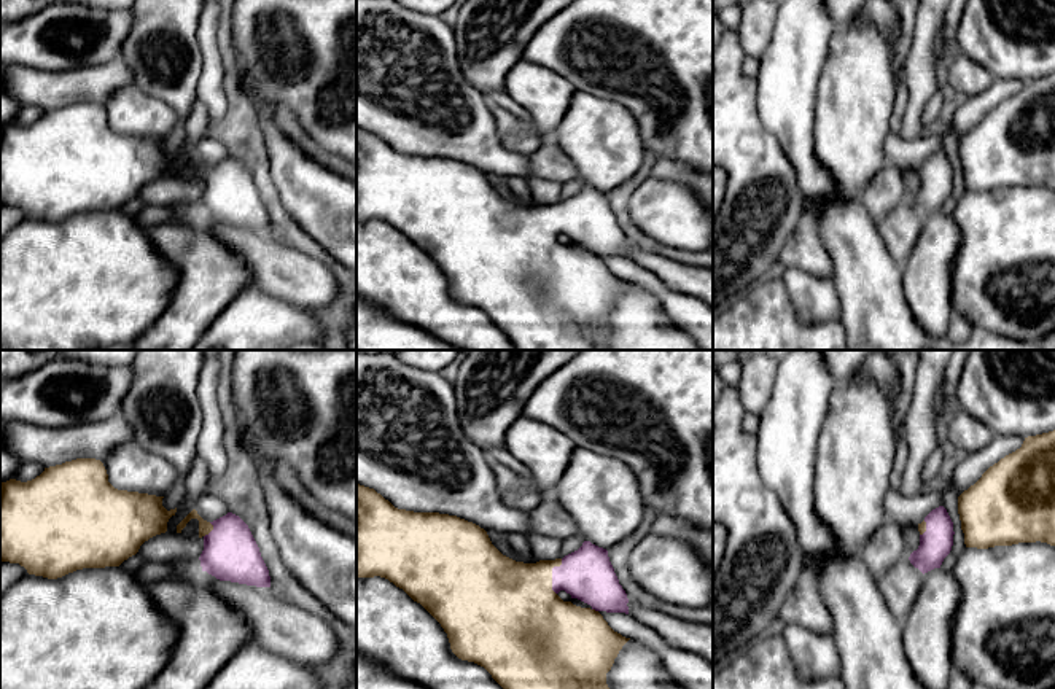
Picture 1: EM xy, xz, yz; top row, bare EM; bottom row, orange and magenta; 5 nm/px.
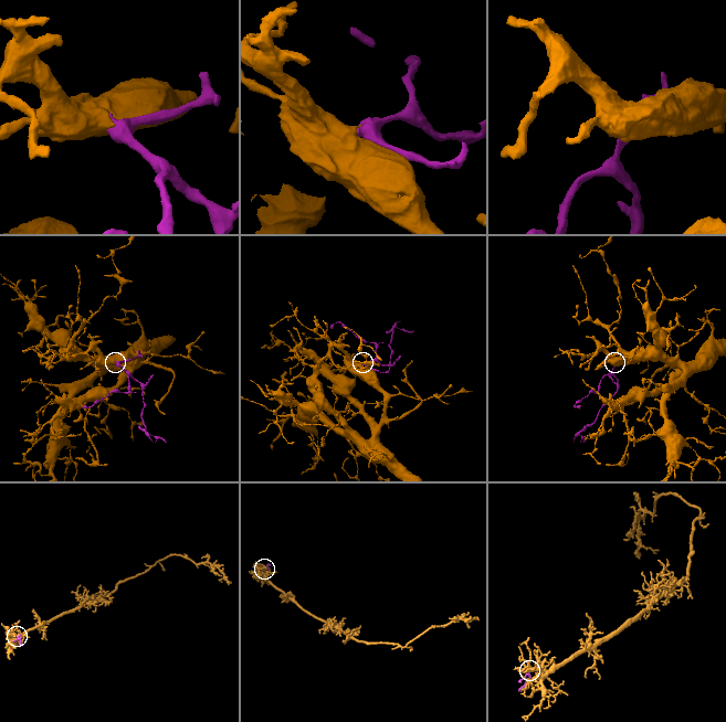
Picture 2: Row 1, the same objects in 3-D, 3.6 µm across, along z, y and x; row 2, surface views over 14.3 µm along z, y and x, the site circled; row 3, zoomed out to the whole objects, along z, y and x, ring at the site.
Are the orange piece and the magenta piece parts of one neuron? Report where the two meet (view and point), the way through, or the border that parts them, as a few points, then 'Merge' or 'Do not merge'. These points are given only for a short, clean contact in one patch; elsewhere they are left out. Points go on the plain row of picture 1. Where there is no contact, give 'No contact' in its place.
Touches orange at xz (551, 218). Merge

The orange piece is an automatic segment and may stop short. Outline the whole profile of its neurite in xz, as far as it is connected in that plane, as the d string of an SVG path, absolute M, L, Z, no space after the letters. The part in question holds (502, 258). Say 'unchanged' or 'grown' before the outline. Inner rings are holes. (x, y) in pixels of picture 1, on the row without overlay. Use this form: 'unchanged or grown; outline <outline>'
grown; outline M356 127L356 220L385 221L420 247L447 277L452 296L484 310L516 350L606 350L606 317L630 283L614 275L600 258L629 258L627 237L606 193L584 185L563 202L516 205L503 199L487 175L473 165L449 158L398 153L374 132ZM560 234L589 250L563 245L557 239Z

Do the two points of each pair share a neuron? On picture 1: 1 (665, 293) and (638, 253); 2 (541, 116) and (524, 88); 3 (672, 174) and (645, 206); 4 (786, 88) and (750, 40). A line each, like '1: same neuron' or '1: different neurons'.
1: different neurons
2: same neuron
3: different neurons
4: different neurons

